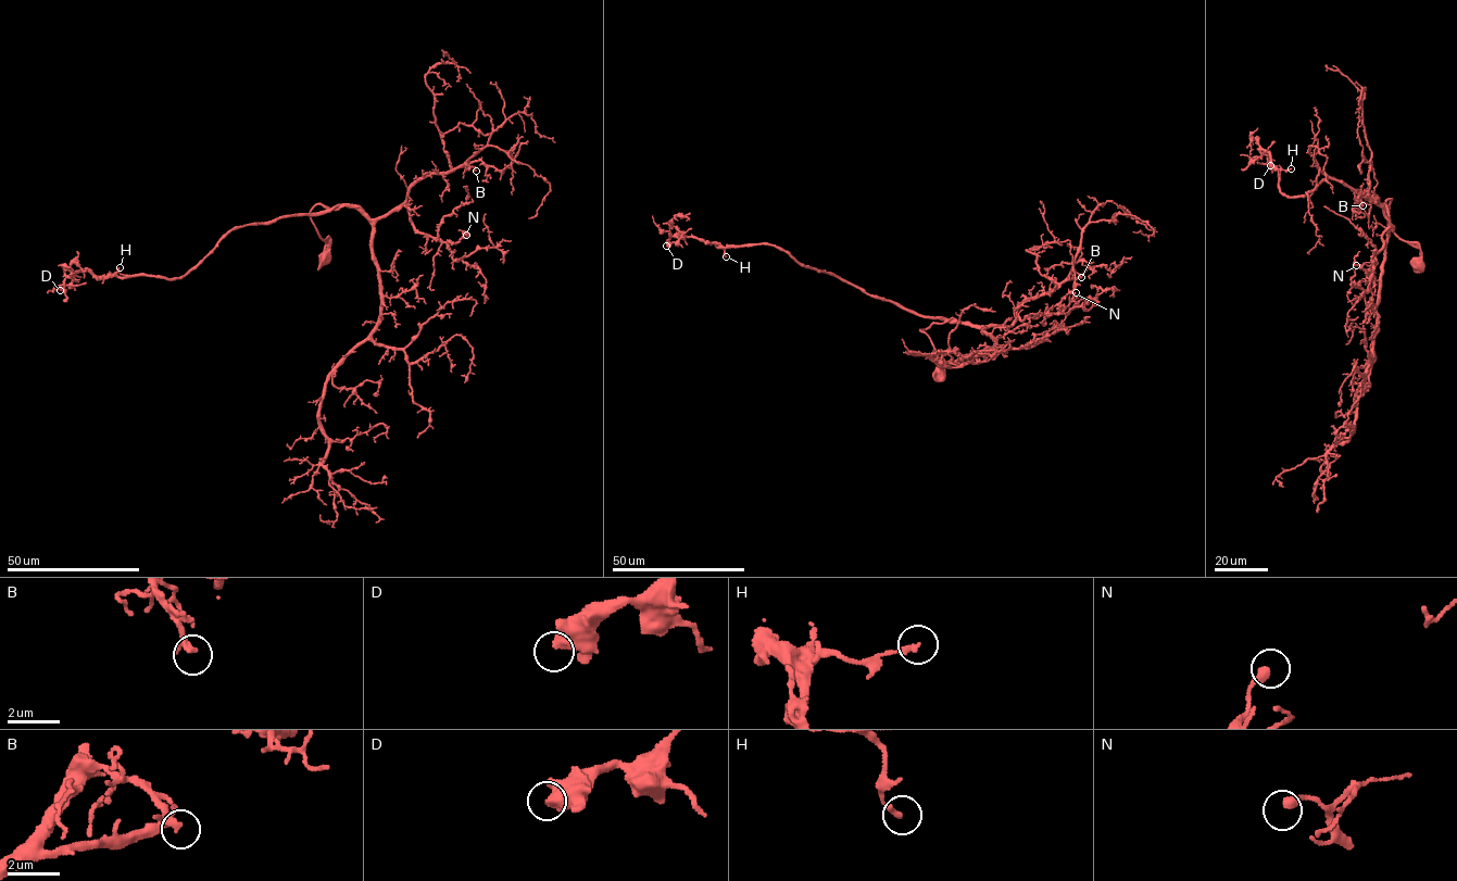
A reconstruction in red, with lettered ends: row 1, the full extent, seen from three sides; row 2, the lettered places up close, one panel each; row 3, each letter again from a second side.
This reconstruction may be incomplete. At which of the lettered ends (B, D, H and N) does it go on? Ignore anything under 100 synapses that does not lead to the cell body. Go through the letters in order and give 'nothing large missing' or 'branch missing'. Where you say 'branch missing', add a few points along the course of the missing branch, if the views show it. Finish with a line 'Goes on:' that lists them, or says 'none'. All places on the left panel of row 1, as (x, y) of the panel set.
B: nothing large missing
D: nothing large missing
H: nothing large missing
N: nothing large missing
Goes on: none

